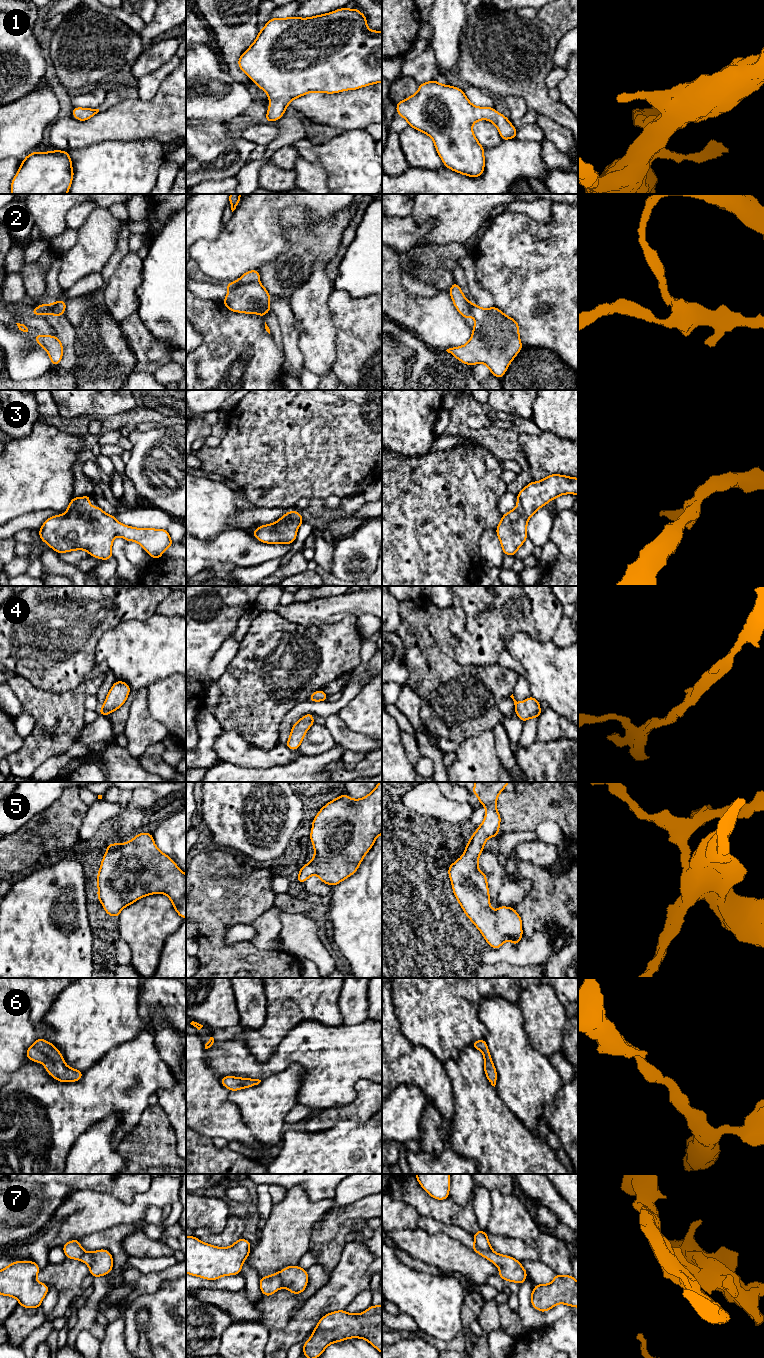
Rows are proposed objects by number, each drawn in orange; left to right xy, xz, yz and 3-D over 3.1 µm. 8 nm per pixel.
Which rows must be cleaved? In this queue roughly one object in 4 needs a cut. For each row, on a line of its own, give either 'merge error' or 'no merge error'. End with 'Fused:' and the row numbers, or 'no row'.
1: no merge error
2: merge error
3: no merge error
4: no merge error
5: no merge error
6: no merge error
7: merge error
Fused: 2, 7

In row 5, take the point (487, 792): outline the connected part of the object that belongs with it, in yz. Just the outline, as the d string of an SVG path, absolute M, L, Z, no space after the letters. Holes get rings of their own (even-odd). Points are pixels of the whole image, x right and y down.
M475 782L471 792L486 807L485 818L471 836L465 853L448 868L457 901L493 949L499 949L506 940L517 946L523 937L522 920L513 907L499 905L496 911L491 910L487 876L478 870L478 858L486 840L499 834L501 817L496 808L497 796L508 783Z

